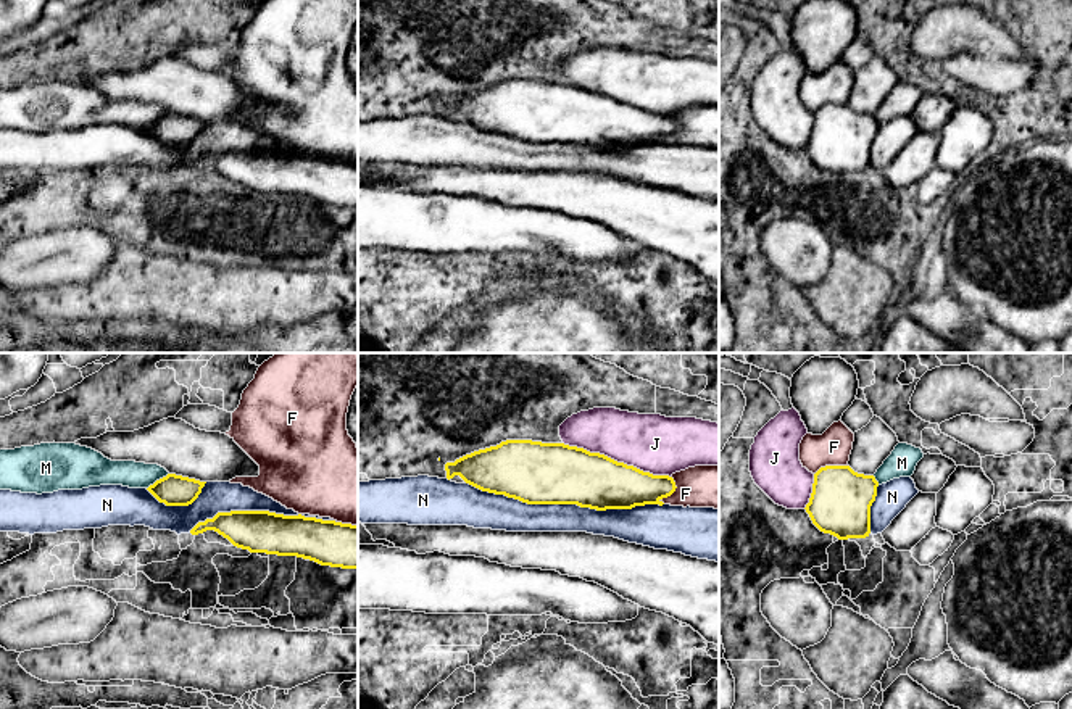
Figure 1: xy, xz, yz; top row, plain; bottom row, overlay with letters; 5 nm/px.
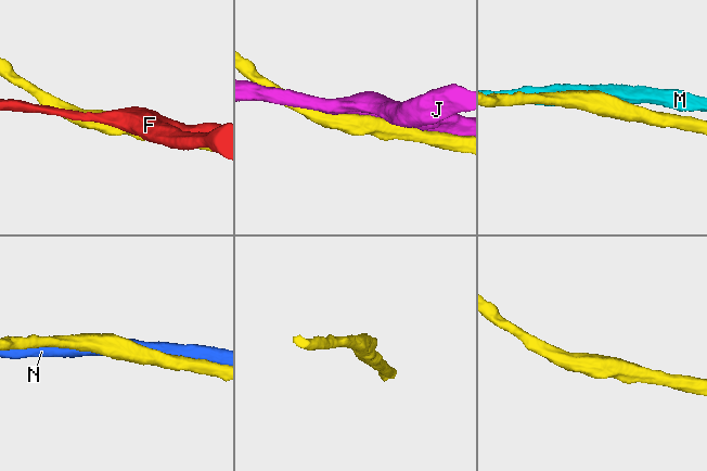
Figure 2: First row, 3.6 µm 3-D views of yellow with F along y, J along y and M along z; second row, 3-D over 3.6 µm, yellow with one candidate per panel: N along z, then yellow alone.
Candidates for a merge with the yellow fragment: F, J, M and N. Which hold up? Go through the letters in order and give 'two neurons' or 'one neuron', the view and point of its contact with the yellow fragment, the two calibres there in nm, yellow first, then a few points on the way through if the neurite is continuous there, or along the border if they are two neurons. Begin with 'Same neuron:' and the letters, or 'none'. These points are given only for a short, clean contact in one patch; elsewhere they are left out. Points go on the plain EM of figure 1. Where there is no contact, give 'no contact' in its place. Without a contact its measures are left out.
Same neuron: none
F: two neurons; meets yellow in xz at (673, 131); 220 nm thick on the yellow side, 220 nm on the other
J: two neurons; meets yellow in xz at (616, 100); 280 nm thick on the yellow side, 300 nm on the other
M: two neurons; meets yellow in xy at (157, 120); 160 nm thick on the yellow side, 130 nm on the other
N: two neurons; meets yellow in xz at (565, 142); 320 nm thick on the yellow side, 160 nm on the other

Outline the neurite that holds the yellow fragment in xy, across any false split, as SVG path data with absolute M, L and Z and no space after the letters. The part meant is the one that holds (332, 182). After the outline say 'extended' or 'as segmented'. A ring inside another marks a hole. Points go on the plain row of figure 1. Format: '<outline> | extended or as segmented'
M269 150L218 151L190 172L214 169L250 192L297 195L321 205L358 208L358 164Z | as segmented

